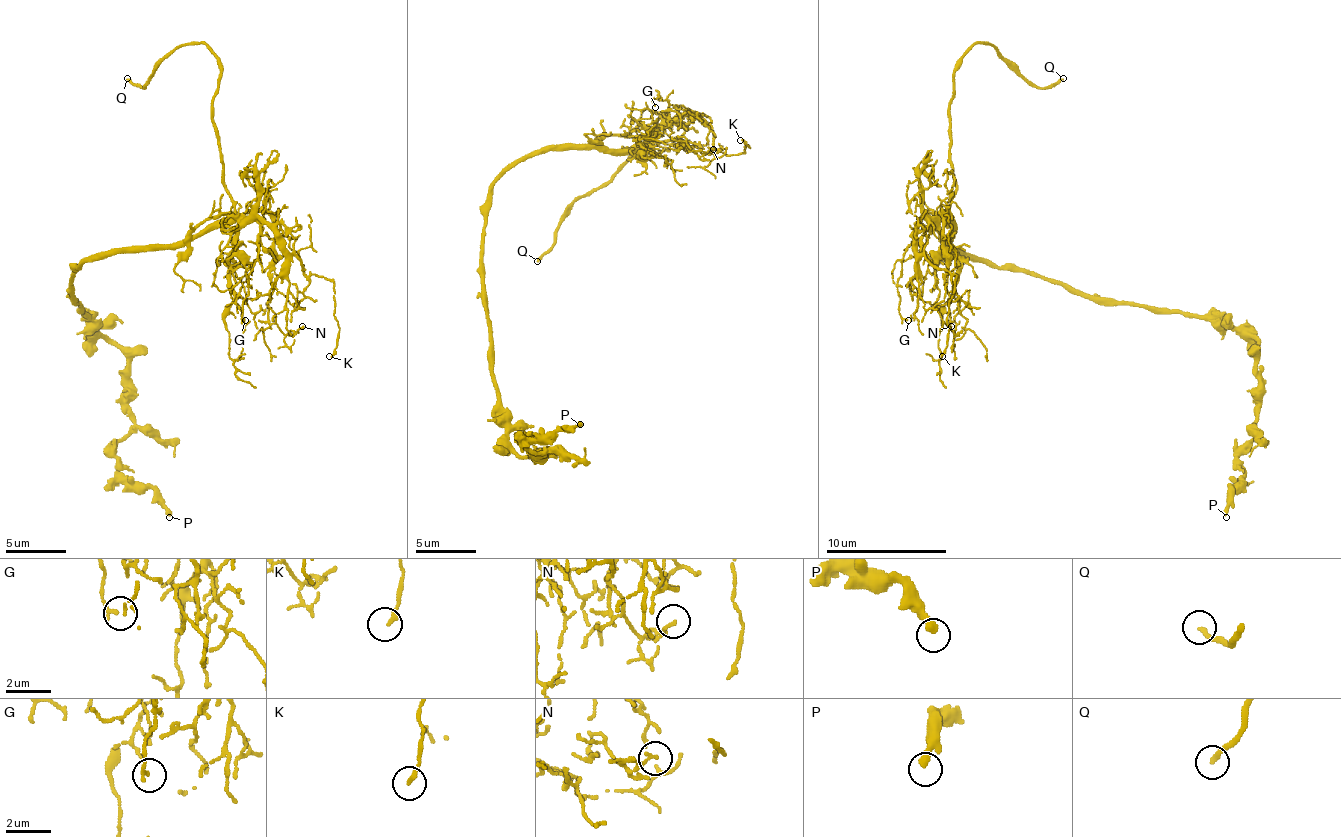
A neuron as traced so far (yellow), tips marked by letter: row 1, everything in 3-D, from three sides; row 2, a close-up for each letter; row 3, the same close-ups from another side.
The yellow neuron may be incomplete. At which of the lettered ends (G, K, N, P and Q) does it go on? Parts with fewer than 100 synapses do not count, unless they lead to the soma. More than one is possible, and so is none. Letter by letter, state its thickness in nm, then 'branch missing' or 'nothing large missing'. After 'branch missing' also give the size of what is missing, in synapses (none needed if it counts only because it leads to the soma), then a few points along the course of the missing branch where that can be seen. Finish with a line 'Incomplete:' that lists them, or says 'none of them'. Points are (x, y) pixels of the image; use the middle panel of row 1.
G: 150 nm thick; nothing large missing
K: 180 nm thick; nothing large missing
N: 140 nm thick; nothing large missing
P: 340 nm thick; nothing large missing
Q: 200 nm thick; branch missing; missing branch runs (537, 261), (507, 291), (492, 364), (462, 394), (447, 536), (429, 554)
Incomplete: Q

